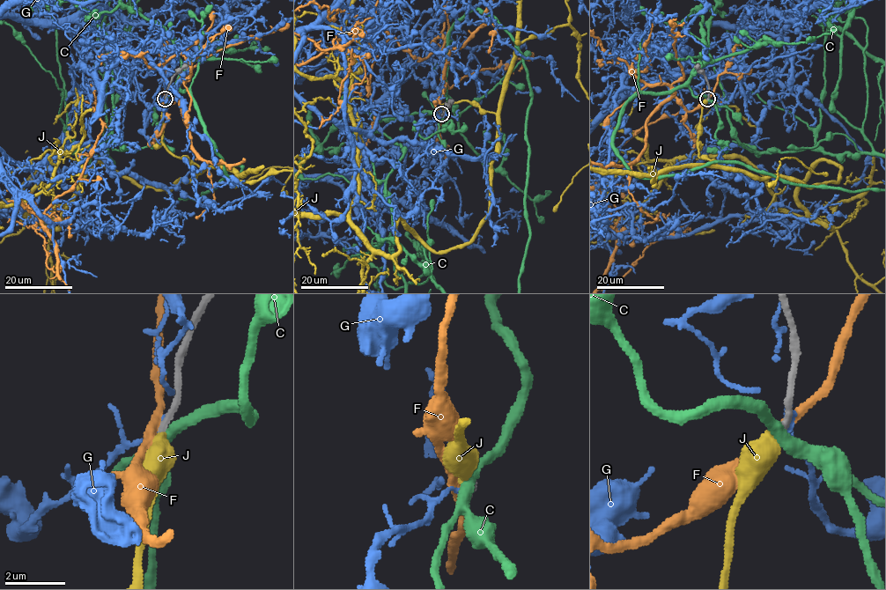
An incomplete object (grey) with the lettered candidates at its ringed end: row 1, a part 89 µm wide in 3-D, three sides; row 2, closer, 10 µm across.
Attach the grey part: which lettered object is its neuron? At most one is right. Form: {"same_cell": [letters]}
{"same_cell": ["J"]}

